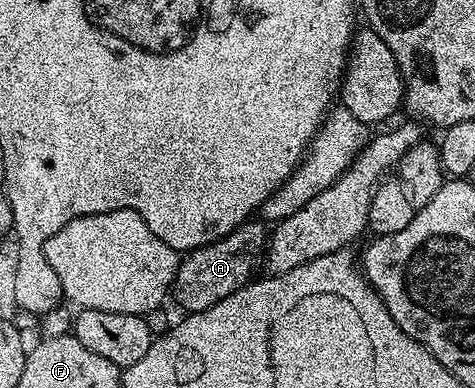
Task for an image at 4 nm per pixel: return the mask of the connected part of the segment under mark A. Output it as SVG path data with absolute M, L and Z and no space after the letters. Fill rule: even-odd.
M258 219L246 221L243 225L237 225L228 235L216 239L199 249L191 249L181 258L176 271L172 301L179 305L183 314L199 313L232 295L238 289L250 284L255 276L254 268L259 268L263 260L268 229L258 222Z

